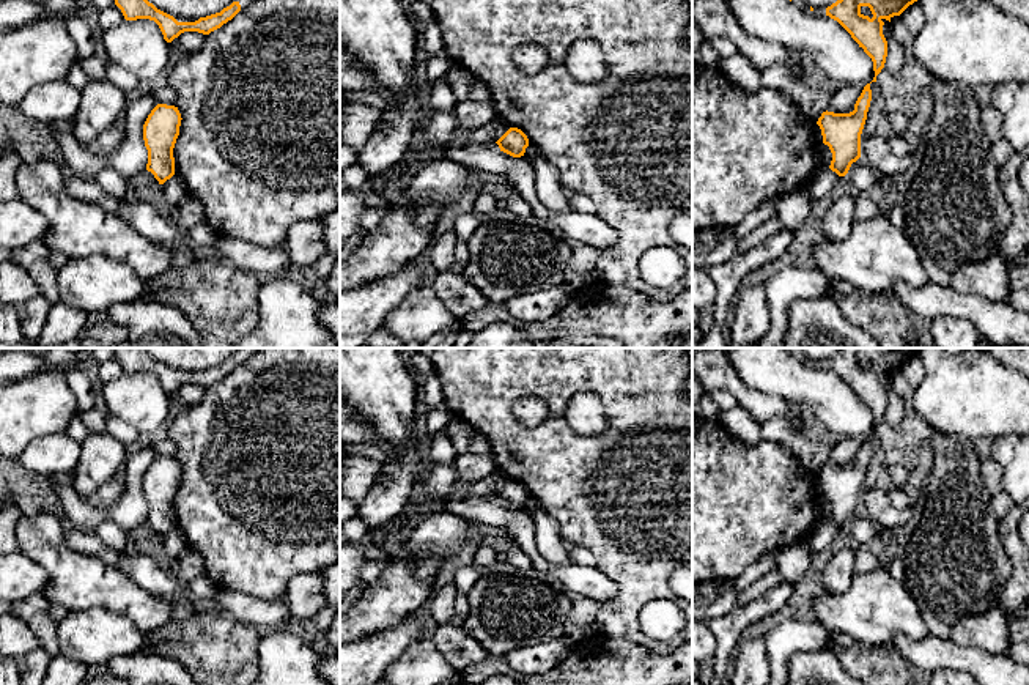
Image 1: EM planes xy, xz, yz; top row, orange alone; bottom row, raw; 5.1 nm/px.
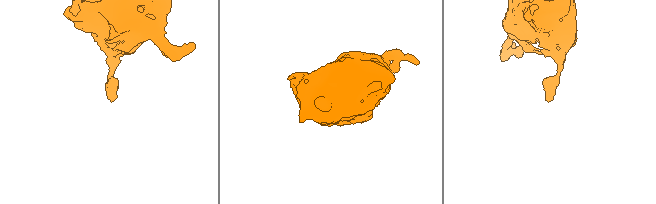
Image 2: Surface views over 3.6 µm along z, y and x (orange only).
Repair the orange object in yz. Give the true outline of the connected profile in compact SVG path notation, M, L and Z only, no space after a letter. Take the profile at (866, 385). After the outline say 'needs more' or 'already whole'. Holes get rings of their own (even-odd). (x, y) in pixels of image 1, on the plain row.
M842 348L835 356L826 361L826 368L837 373L864 402L873 414L875 430L881 425L887 409L887 394L883 387L884 372L891 375L894 368L900 368L909 357L919 353L919 348Z; already whole

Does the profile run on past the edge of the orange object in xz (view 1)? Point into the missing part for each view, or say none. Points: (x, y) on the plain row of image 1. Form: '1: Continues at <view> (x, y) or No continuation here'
1: No continuation here

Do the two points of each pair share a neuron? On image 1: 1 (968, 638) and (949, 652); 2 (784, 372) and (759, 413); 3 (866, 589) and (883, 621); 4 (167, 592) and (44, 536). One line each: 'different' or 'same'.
1: different
2: different
3: same
4: different

